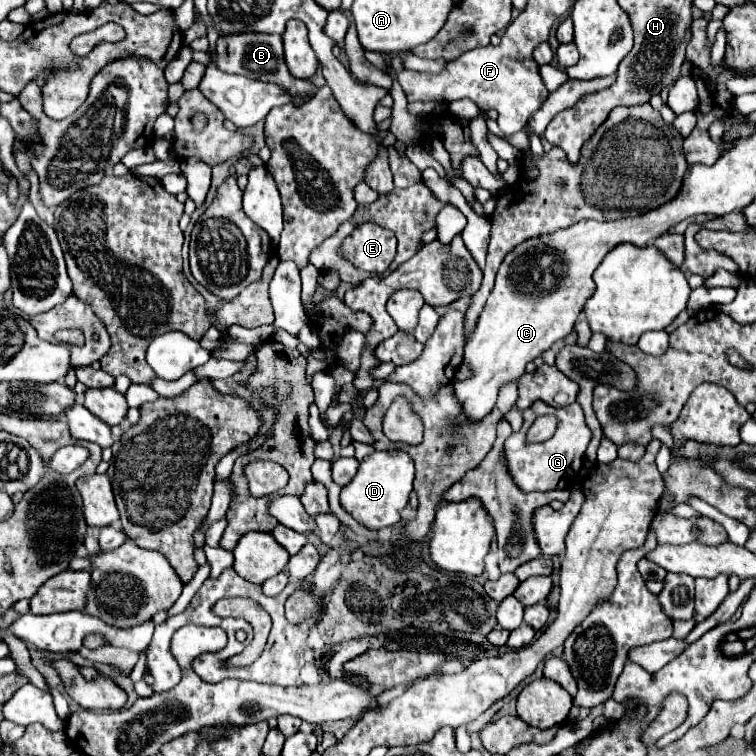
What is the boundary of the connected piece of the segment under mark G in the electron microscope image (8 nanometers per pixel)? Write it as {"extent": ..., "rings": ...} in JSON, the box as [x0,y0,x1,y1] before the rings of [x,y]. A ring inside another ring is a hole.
{"extent":[505,403,591,491],"rings":[[[533,403],[525,413],[523,413],[523,427],[513,433],[507,441],[505,441],[505,459],[509,465],[509,471],[515,479],[515,483],[519,483],[519,487],[523,491],[551,491],[551,489],[567,489],[571,485],[571,481],[577,477],[579,469],[583,467],[583,455],[585,449],[589,445],[589,437],[591,431],[585,423],[585,415],[583,409],[579,407],[579,403],[571,403],[567,407],[549,407],[545,403]],[[539,415],[557,415],[559,417],[559,427],[557,433],[543,441],[543,443],[527,443],[525,435],[527,429],[531,427],[531,423],[539,417]]]}

